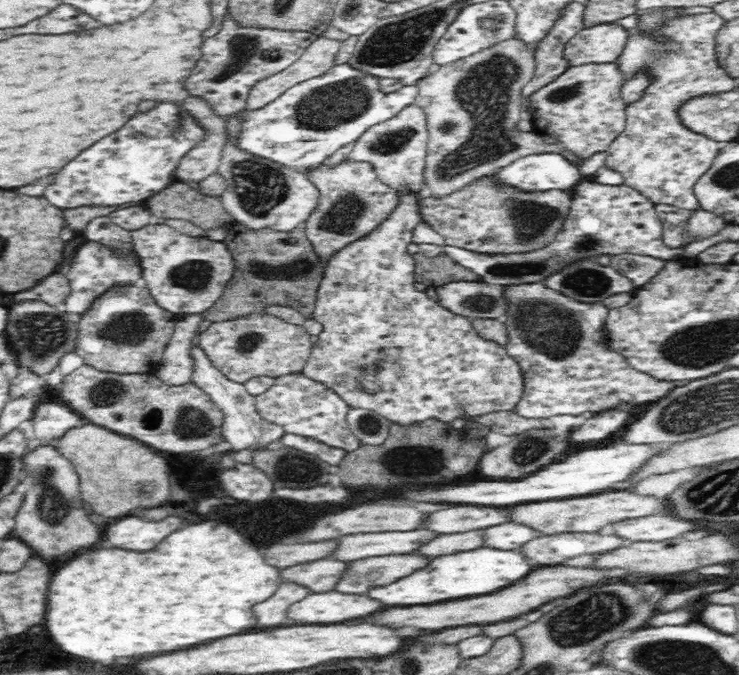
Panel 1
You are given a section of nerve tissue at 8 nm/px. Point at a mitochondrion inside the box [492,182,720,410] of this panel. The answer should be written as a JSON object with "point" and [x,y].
{"point":[550,329]}

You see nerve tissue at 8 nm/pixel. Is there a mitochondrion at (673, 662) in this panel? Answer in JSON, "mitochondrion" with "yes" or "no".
{"mitochondrion":"yes"}

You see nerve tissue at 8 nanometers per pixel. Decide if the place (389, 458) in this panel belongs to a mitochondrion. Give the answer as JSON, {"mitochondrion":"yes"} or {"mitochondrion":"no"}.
{"mitochondrion":"yes"}

